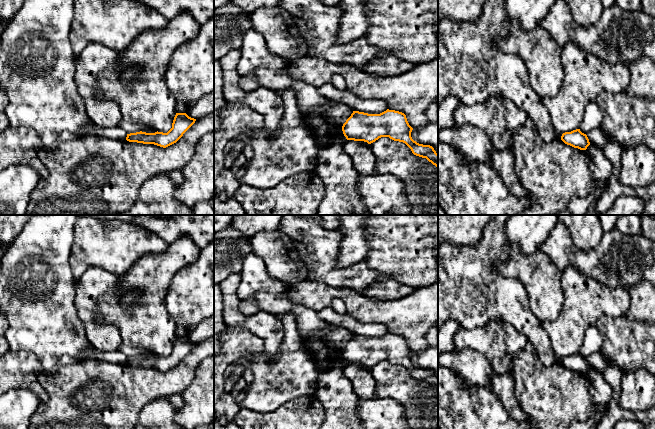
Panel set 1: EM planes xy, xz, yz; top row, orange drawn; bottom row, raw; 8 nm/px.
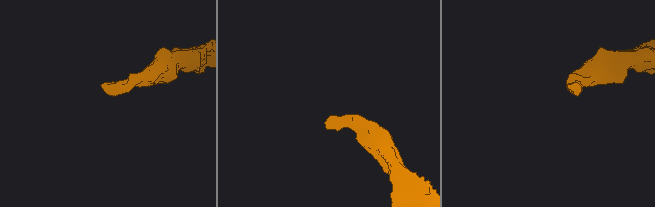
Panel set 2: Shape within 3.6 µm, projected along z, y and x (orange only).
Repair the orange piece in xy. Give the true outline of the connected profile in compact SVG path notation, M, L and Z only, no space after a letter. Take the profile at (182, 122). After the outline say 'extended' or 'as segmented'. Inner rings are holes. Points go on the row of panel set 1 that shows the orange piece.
M176 113L172 128L167 132L136 132L127 134L126 140L143 144L154 144L166 148L176 143L183 134L195 123L196 119L189 117L186 113Z | as segmented

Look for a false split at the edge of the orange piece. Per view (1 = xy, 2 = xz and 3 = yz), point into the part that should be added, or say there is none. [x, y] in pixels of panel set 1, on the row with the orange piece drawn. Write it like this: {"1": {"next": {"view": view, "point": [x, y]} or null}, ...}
{"1": {"next": null}, "2": {"next": null}, "3": {"next": null}}

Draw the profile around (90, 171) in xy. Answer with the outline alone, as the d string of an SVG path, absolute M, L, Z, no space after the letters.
M214 111L196 120L176 143L166 148L98 135L78 136L51 147L39 144L39 159L49 173L32 191L25 215L121 215L132 207L146 180L182 170L192 159L199 140L211 132Z

